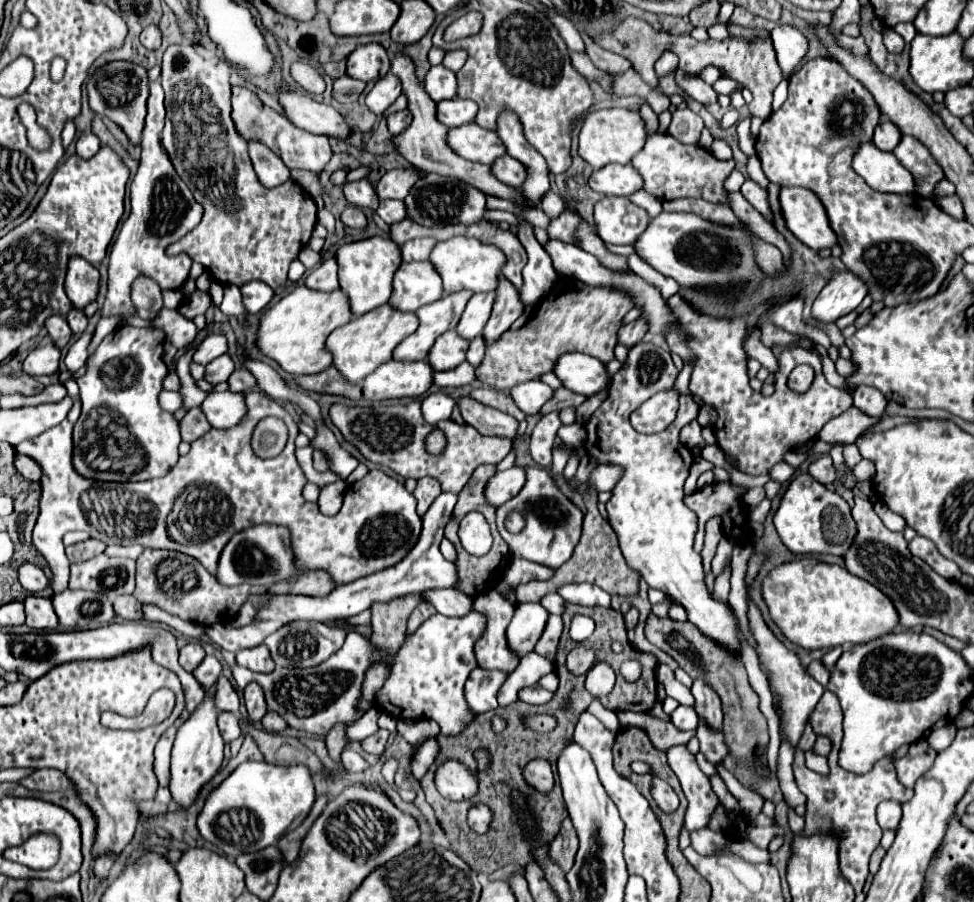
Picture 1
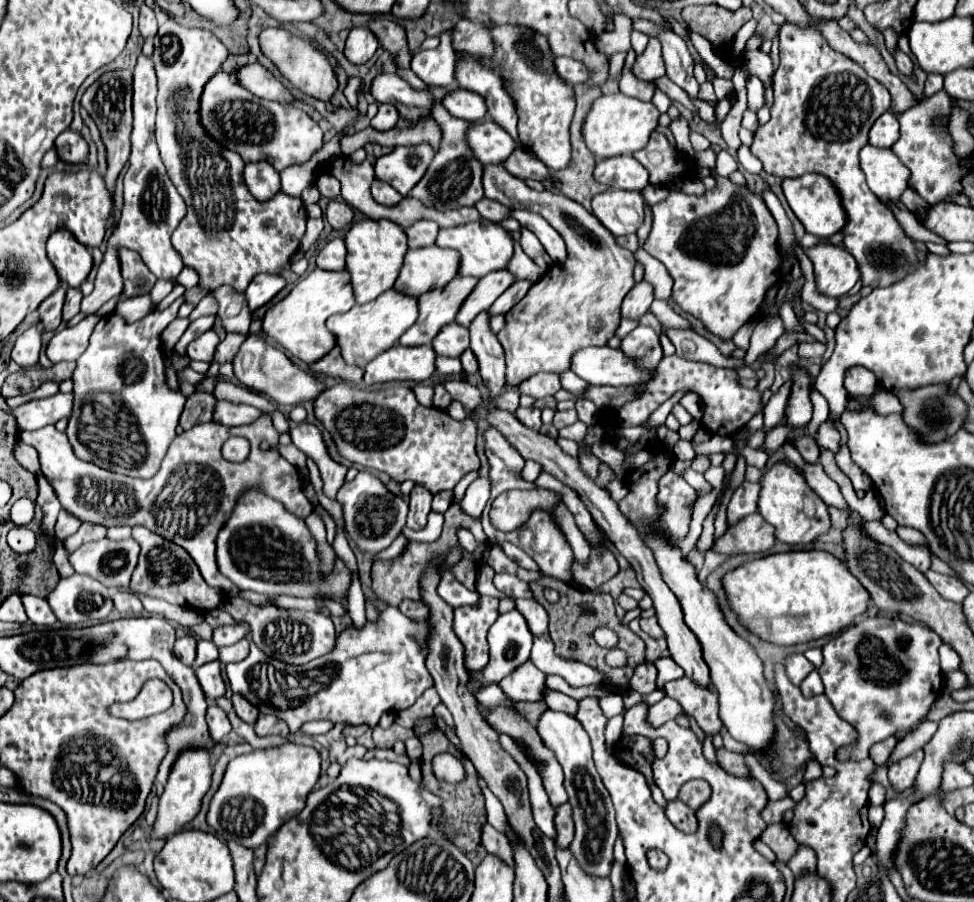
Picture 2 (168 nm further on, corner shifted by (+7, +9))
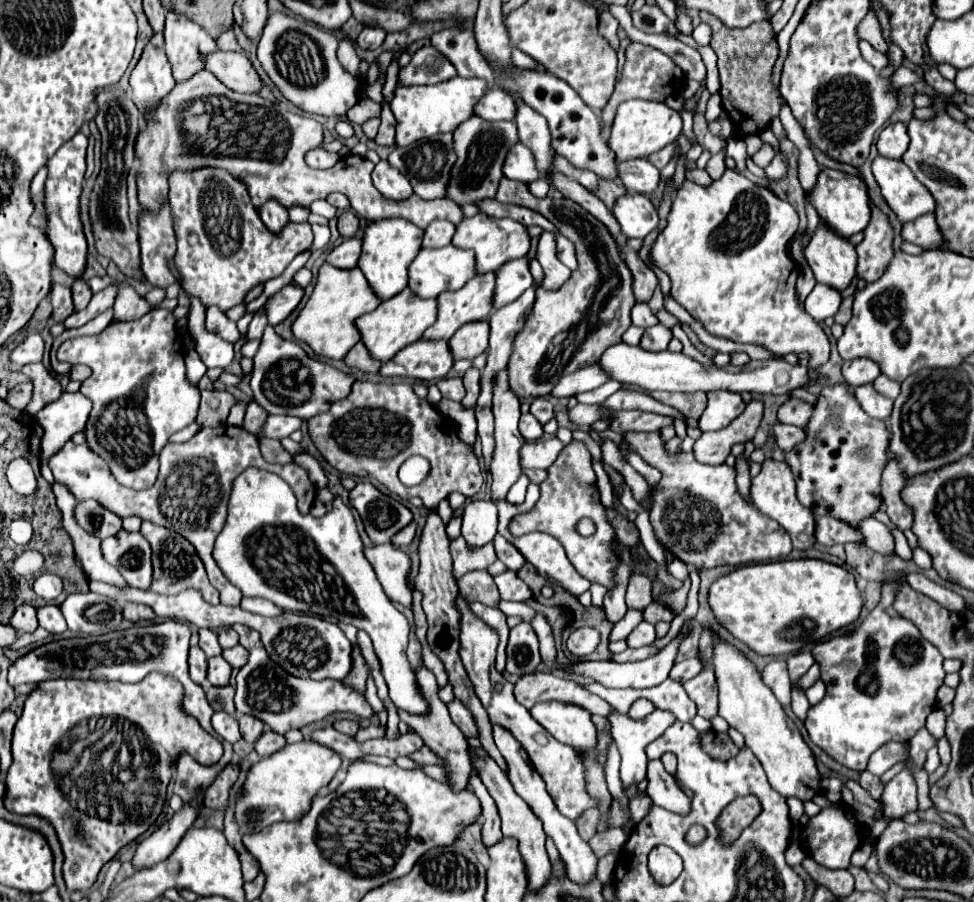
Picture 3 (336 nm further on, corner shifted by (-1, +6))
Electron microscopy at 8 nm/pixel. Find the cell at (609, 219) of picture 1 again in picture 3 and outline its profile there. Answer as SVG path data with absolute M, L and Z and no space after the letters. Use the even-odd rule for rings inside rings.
M626 192L620 196L612 210L626 238L644 238L658 224L658 214L648 196Z

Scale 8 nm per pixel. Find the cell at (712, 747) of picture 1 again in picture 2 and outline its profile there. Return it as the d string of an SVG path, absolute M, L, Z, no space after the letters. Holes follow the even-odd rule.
M682 677L666 683L664 689L668 697L676 699L682 705L682 709L696 719L698 727L704 733L714 735L722 729L722 723L718 717L718 697L712 685L702 687L702 685L696 685L696 681Z

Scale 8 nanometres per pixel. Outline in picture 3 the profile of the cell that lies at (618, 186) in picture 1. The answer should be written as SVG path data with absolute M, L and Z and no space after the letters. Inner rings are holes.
M636 158L618 164L618 180L628 192L652 194L658 188L660 172L646 158Z

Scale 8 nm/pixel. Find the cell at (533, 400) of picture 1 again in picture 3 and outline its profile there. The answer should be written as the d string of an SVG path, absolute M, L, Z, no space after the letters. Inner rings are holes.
M588 366L588 368L580 368L568 376L562 376L560 382L554 386L554 390L550 392L550 396L554 398L570 398L576 396L580 392L588 392L594 390L598 386L602 386L608 380L608 376L604 376L604 372L600 372L600 366Z

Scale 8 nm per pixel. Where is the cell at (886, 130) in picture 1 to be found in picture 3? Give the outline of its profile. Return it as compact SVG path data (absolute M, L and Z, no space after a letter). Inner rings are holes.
M896 122L896 124L888 124L876 142L876 148L880 152L880 156L888 156L888 158L902 158L902 154L908 148L908 132L906 132L906 124Z

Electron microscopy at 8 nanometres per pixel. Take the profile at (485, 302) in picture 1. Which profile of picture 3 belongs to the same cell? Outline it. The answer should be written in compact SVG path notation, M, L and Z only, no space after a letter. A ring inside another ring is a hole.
M520 258L520 260L512 260L512 262L504 264L504 268L500 268L496 272L492 312L506 306L512 300L516 300L532 284L534 284L534 280L528 270L528 258Z

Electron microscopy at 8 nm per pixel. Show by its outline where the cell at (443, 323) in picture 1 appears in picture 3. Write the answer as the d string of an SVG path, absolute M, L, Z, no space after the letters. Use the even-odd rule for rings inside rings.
M494 274L474 276L460 292L442 292L438 296L438 318L424 332L424 340L450 340L466 322L482 320L492 310Z

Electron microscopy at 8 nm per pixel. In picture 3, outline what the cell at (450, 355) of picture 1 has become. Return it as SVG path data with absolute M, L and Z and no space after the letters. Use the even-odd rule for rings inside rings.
M486 320L468 322L460 326L454 332L454 336L448 340L454 360L462 360L462 358L474 360L476 356L480 356L488 348L488 332L490 326Z

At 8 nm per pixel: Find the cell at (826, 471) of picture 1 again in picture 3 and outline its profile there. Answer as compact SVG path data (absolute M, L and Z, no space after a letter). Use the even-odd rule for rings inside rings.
M776 424L774 434L776 434L776 444L784 452L794 450L794 446L798 446L806 436L802 428L796 428L796 426L790 426L790 424Z

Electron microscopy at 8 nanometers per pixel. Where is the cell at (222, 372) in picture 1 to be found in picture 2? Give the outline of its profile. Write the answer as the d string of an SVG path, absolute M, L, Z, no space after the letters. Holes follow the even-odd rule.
M228 333L228 335L226 335L226 339L218 345L214 359L216 359L216 361L220 361L220 363L232 361L232 359L234 359L234 355L238 353L240 345L246 341L246 337L248 337L248 335L242 335L242 333Z

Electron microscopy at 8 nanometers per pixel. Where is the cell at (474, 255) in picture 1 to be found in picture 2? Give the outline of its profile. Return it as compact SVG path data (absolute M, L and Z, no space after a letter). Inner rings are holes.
M474 221L468 225L458 225L450 229L440 229L436 245L440 247L450 247L460 253L460 275L472 275L472 277L484 277L490 271L506 269L510 257L512 257L512 235L506 231L500 223L492 221Z

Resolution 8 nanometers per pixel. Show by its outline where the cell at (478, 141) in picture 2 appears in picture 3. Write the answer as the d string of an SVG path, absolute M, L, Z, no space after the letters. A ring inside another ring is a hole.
M520 142L510 148L502 170L504 170L504 176L506 176L506 178L510 178L510 180L520 180L520 182L524 182L524 184L534 182L534 180L540 176L538 170L536 170L532 152L530 152L524 144L520 144Z

